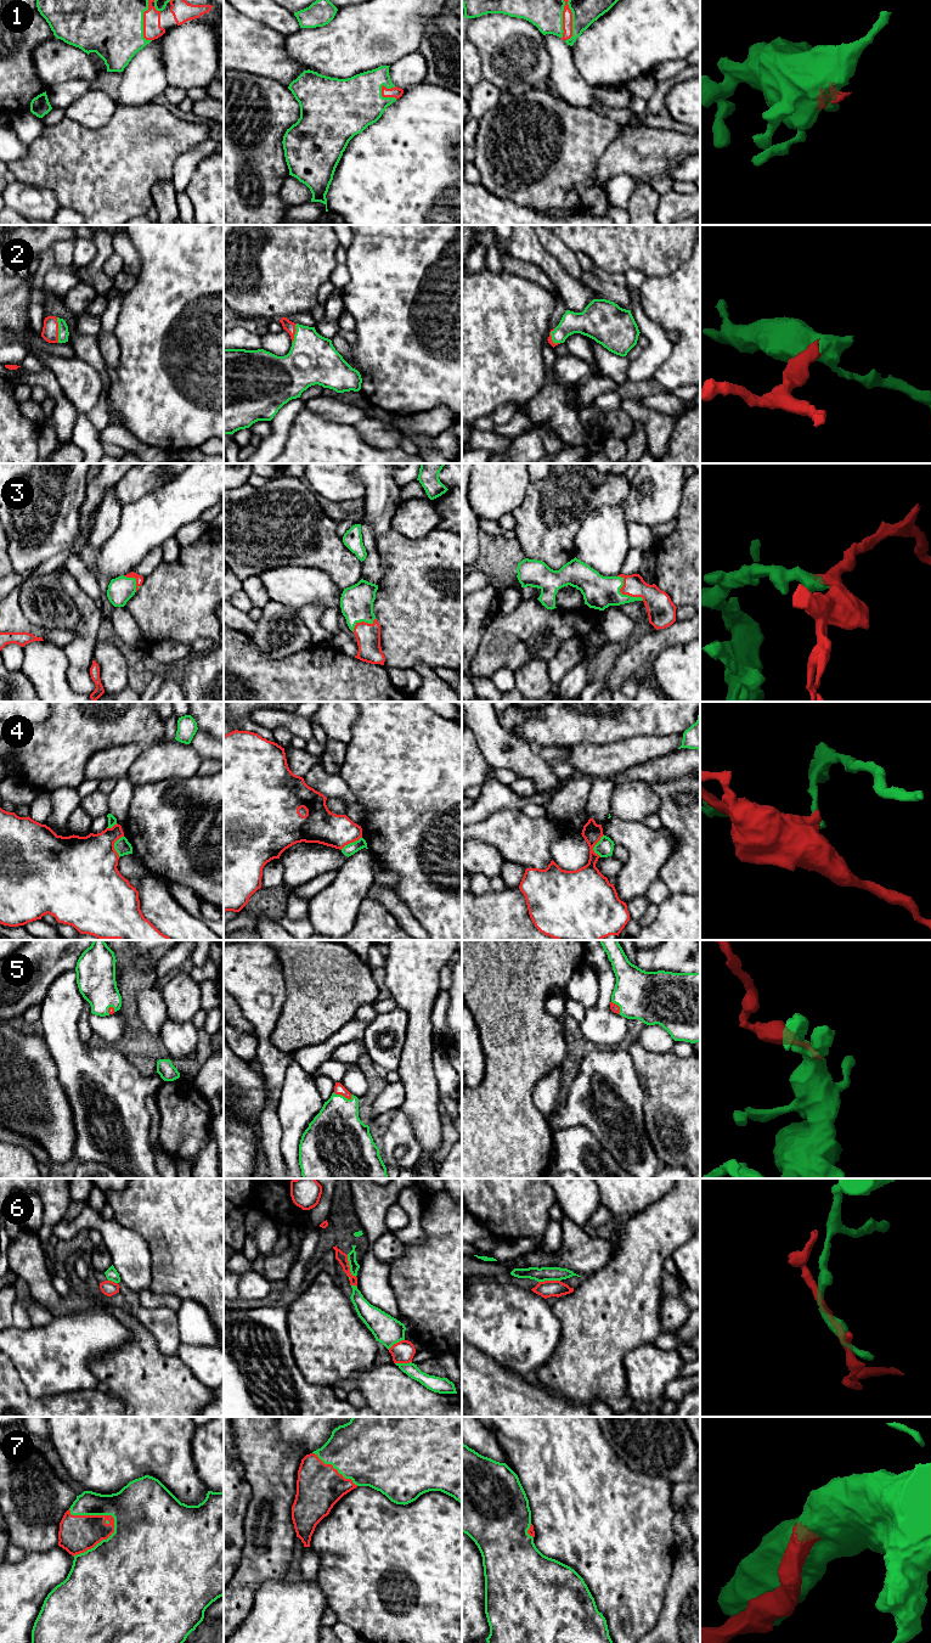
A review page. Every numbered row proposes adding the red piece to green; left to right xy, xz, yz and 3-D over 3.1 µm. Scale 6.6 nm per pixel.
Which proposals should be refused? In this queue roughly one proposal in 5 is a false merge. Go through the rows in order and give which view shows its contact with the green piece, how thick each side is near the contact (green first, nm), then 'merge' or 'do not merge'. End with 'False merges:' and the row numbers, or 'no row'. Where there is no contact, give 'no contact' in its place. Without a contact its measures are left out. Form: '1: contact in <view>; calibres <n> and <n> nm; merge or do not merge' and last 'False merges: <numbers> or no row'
1: contact in yz; calibres 170 and 60 nm; merge
2: contact in xy; calibres 70 and 110 nm; merge
3: contact in yz; calibres 220 and 180 nm; merge
4: contact in xy; calibres 100 and 420 nm; do not merge
5: contact in xz; calibres 360 and 70 nm; merge
6: contact in xz; calibres 60 and 70 nm; merge
7: contact in xy; calibres 480 and 240 nm; merge
False merges: 4

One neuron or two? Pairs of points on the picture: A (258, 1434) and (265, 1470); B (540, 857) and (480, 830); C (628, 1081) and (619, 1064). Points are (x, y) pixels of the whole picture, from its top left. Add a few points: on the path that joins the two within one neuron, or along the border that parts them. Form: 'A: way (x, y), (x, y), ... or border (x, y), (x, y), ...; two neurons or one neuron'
A: way (258, 1442), (265, 1462); one neuron
B: way (525, 843), (511, 831), (495, 831); one neuron
C: way (625, 1078), (619, 1068); one neuron

